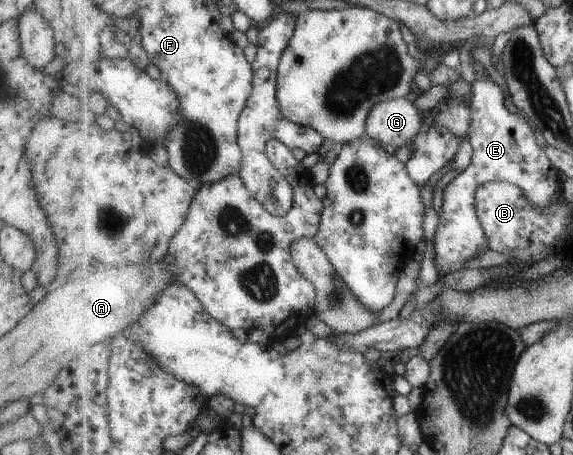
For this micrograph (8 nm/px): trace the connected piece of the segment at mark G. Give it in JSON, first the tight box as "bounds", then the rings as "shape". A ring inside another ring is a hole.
{"bounds":[366,98,424,146],"shape":[[[408,98],[380,102],[368,116],[366,133],[383,145],[407,146],[419,134],[424,113]]]}

